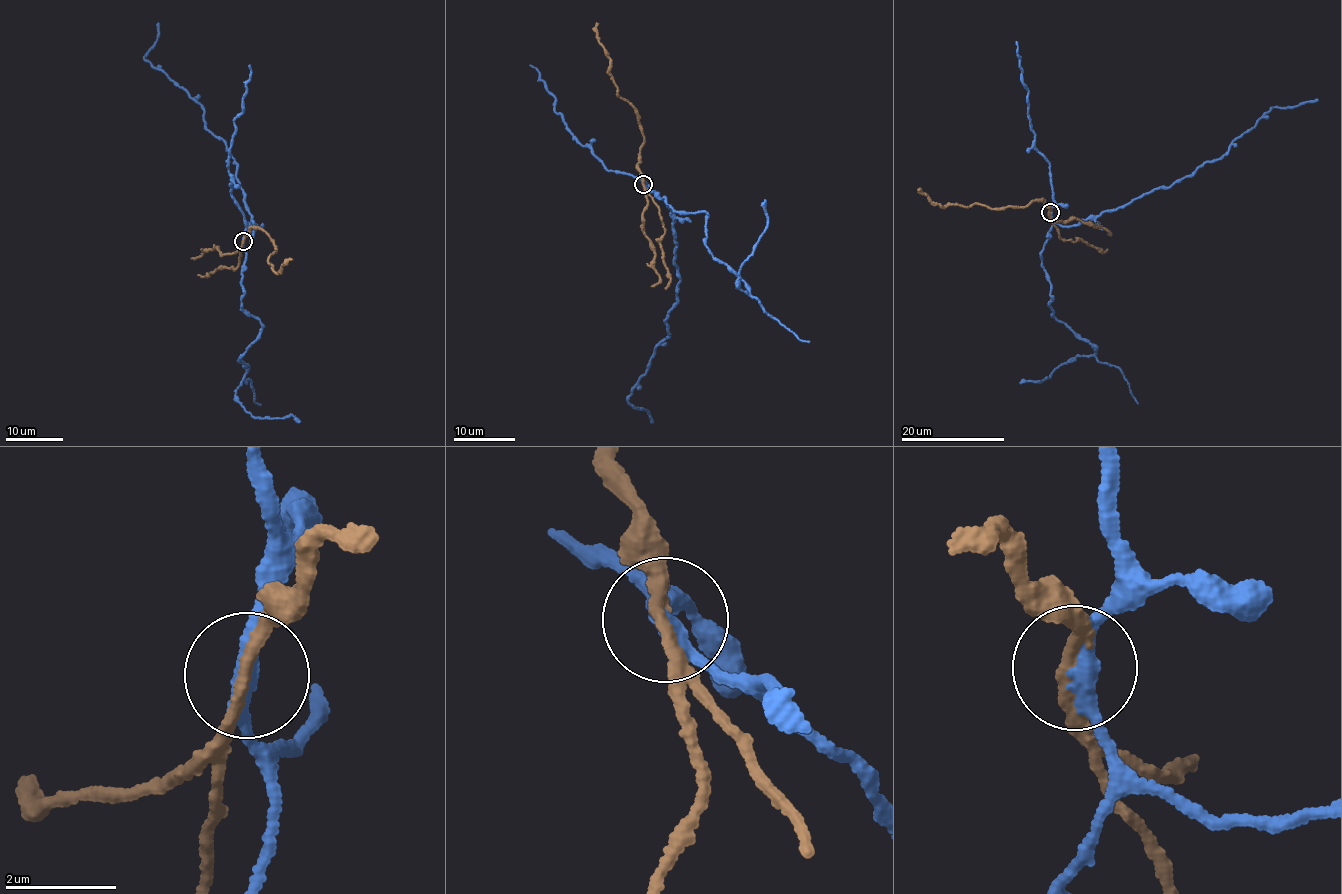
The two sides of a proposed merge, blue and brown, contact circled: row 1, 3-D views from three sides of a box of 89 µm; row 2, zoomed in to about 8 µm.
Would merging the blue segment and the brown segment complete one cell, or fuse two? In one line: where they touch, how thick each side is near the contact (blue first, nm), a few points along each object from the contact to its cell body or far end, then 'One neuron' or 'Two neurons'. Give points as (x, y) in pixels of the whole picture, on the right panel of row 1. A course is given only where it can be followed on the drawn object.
Place: (1050, 212). Thickness 320 nm (blue) against 220 nm. Course of blue: (1049, 212), (1055, 222), (1073, 226), (1169, 187), (1223, 157), (1233, 141), (1274, 108), (1317, 99). Course of brown: (1049, 212), (1043, 200), (1021, 207), (996, 208), (975, 203), (964, 207), (956, 204), (941, 207), (917, 190). Two neurons

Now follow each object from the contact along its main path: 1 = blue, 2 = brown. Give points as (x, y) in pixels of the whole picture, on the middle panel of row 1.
1: (644, 184), (672, 213), (680, 279), (665, 324), (669, 334), (628, 401), (652, 421)
2: (644, 184), (637, 170), (644, 135), (637, 110), (617, 93), (611, 79), (609, 57), (603, 47), (596, 22)

